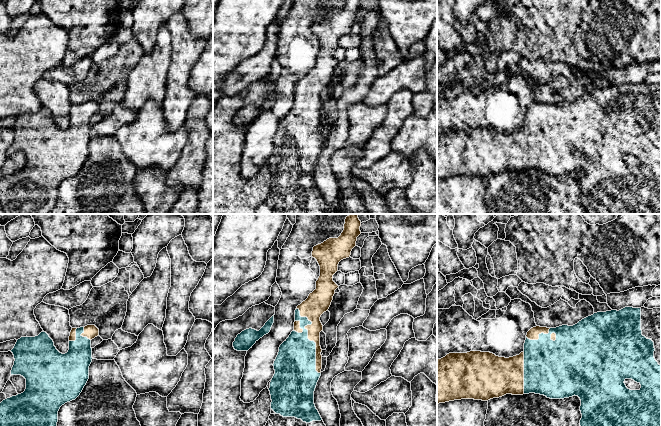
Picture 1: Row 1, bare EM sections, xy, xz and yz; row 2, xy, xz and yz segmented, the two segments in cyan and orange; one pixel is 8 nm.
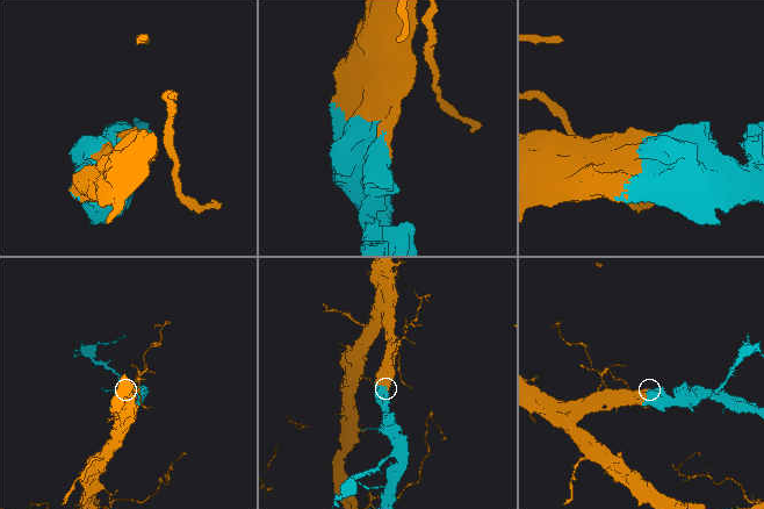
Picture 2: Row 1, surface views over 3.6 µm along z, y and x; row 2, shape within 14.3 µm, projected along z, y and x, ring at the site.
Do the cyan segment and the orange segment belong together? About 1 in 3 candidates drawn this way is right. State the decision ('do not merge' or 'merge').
merge

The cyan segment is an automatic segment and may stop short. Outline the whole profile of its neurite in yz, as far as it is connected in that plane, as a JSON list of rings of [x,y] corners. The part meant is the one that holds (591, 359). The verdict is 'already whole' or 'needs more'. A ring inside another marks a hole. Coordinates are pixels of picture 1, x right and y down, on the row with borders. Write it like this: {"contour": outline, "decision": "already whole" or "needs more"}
{"contour": [[[625,307],[619,311],[594,313],[573,326],[562,325],[556,328],[536,326],[527,332],[524,351],[509,358],[499,357],[490,352],[470,351],[467,353],[449,353],[445,357],[437,359],[437,404],[461,399],[488,401],[506,394],[523,395],[529,393],[544,395],[550,399],[578,396],[581,400],[580,411],[582,414],[580,426],[661,426],[661,308]],[[626,379],[634,380],[641,385],[641,388],[639,390],[628,389],[624,383]]], "decision": "needs more"}

